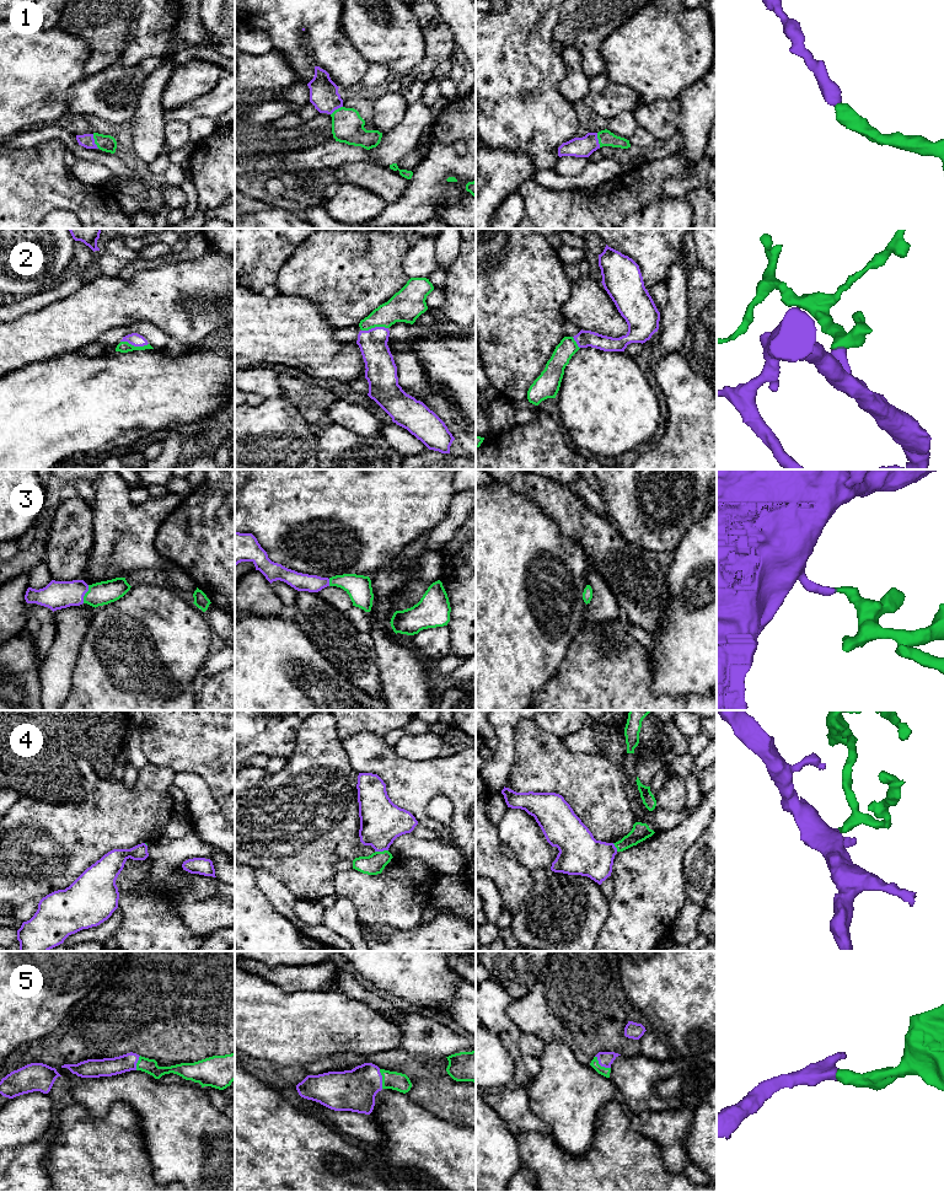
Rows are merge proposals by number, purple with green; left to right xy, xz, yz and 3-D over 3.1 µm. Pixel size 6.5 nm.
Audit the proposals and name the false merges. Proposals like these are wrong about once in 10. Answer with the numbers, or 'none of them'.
none of them

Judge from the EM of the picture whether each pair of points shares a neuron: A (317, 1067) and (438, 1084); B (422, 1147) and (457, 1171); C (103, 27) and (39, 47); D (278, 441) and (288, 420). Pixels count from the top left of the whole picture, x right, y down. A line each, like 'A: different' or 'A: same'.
A: same
B: same
C: different
D: same

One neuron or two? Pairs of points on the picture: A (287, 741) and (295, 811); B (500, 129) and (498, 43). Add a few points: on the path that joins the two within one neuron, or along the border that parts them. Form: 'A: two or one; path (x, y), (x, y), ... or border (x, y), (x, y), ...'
A: two; border (299, 728), (296, 746), (287, 757)
B: one; path (500, 108), (500, 64)

